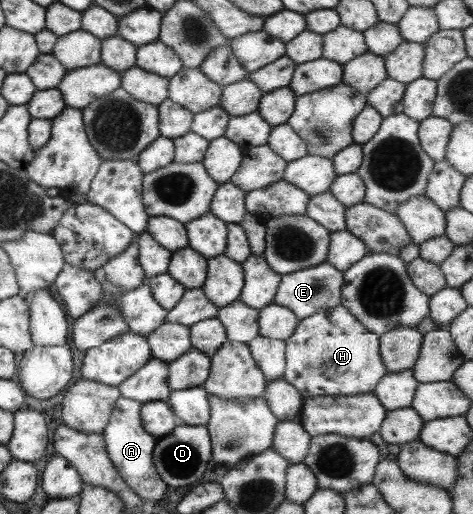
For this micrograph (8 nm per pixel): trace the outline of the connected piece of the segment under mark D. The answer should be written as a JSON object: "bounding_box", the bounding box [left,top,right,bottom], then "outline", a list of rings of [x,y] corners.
{"bounding_box":[152,425,211,488],"outline":[[[205,425],[175,426],[172,432],[158,439],[152,451],[152,462],[158,477],[164,481],[166,486],[172,486],[172,488],[198,483],[202,474],[206,472],[206,465],[210,463],[211,458],[210,439]]]}

